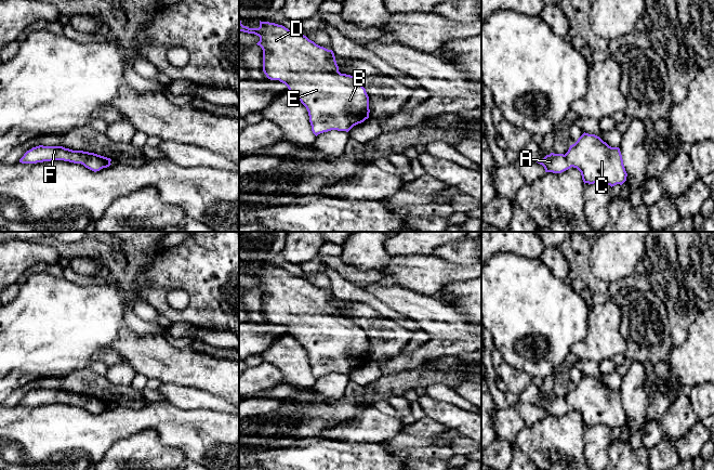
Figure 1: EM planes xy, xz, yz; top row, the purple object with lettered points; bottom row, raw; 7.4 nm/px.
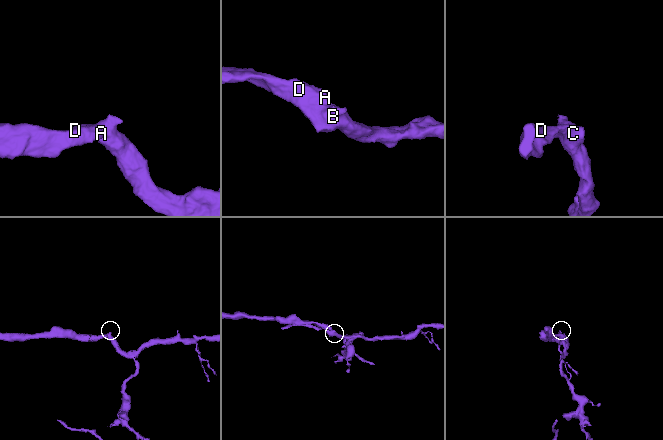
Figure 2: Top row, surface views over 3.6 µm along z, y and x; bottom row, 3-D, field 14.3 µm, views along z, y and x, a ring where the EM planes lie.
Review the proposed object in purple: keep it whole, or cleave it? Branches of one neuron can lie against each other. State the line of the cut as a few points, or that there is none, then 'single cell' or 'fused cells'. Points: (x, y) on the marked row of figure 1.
no cut; single cell

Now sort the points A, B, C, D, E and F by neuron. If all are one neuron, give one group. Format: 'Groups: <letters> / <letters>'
Groups: A B C D E F

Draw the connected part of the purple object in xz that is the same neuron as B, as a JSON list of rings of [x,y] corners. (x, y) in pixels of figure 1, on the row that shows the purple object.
[[[239,19],[239,31],[260,37],[256,43],[263,50],[263,71],[270,80],[279,80],[306,107],[313,133],[331,130],[348,132],[369,118],[369,96],[355,76],[341,74],[332,50],[316,44],[303,34],[295,34],[282,25],[261,22],[259,28],[249,28]]]

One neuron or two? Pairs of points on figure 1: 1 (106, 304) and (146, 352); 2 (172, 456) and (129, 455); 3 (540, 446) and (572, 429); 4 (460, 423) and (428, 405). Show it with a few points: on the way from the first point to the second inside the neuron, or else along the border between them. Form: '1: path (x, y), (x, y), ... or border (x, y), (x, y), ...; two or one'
1: border (124, 327), (119, 330), (109, 348); two
2: path (161, 456), (140, 456); one
3: path (547, 443), (556, 443), (565, 434); one
4: path (452, 417), (436, 409); one

